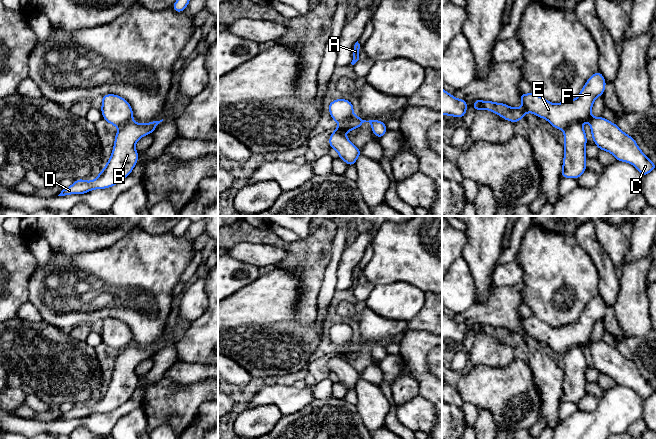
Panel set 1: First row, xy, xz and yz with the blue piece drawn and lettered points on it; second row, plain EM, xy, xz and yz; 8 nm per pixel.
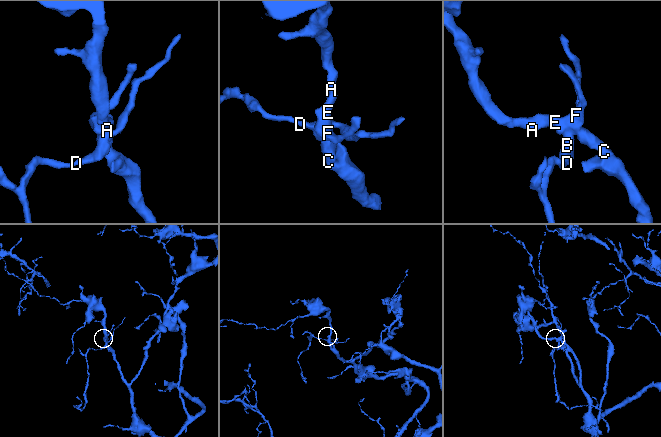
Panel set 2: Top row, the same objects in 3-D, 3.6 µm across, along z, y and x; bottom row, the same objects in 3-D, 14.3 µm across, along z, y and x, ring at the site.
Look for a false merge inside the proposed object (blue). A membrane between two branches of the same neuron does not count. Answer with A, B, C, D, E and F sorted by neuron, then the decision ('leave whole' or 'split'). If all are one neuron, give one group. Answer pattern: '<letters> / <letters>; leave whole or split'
A C E F / B D; split

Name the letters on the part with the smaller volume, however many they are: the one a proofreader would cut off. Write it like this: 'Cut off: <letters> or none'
Cut off: B, D

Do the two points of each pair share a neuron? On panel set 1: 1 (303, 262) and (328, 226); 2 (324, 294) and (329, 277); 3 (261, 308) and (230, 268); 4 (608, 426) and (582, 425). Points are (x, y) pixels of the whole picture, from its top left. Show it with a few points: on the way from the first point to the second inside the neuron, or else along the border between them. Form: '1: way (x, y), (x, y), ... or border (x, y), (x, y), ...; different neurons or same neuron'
1: way (312, 253), (317, 248), (323, 235); same neuron
2: way (328, 290), (329, 281); same neuron
3: border (261, 275), (228, 297); different neurons
4: way (602, 426), (588, 426); same neuron

